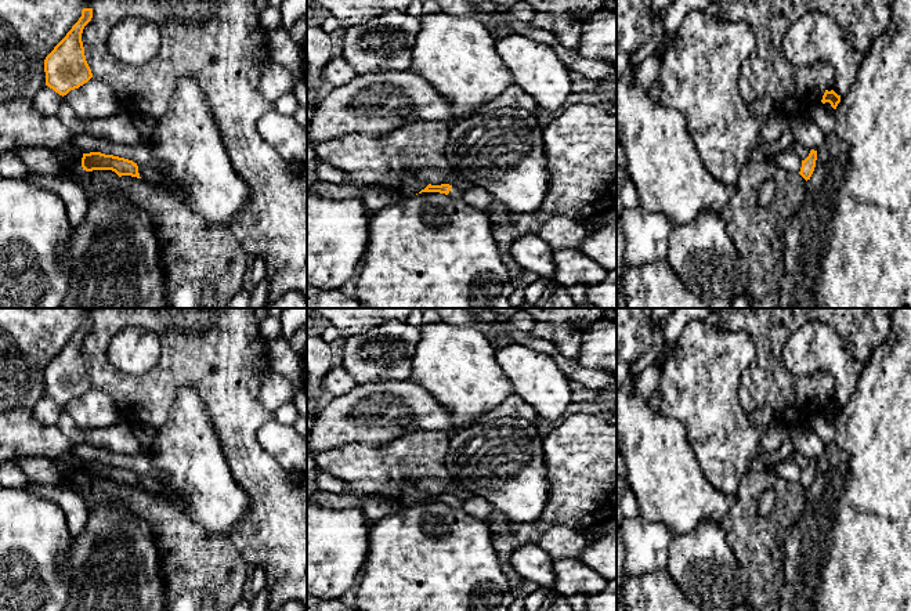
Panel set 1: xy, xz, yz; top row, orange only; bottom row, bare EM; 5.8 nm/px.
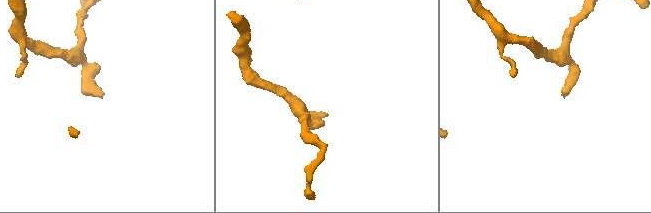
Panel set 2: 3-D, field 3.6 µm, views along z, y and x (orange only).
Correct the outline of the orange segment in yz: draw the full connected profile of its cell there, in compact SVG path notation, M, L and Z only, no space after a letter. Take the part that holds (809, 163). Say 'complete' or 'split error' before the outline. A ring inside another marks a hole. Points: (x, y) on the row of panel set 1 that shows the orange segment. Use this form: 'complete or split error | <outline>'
complete | M811 149L809 156L802 160L802 167L800 167L800 171L799 174L807 181L810 180L813 171L814 171L814 167L816 167L816 160L817 160L817 151Z

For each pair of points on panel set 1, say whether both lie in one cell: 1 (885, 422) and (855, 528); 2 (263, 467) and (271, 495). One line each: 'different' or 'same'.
1: same
2: same

